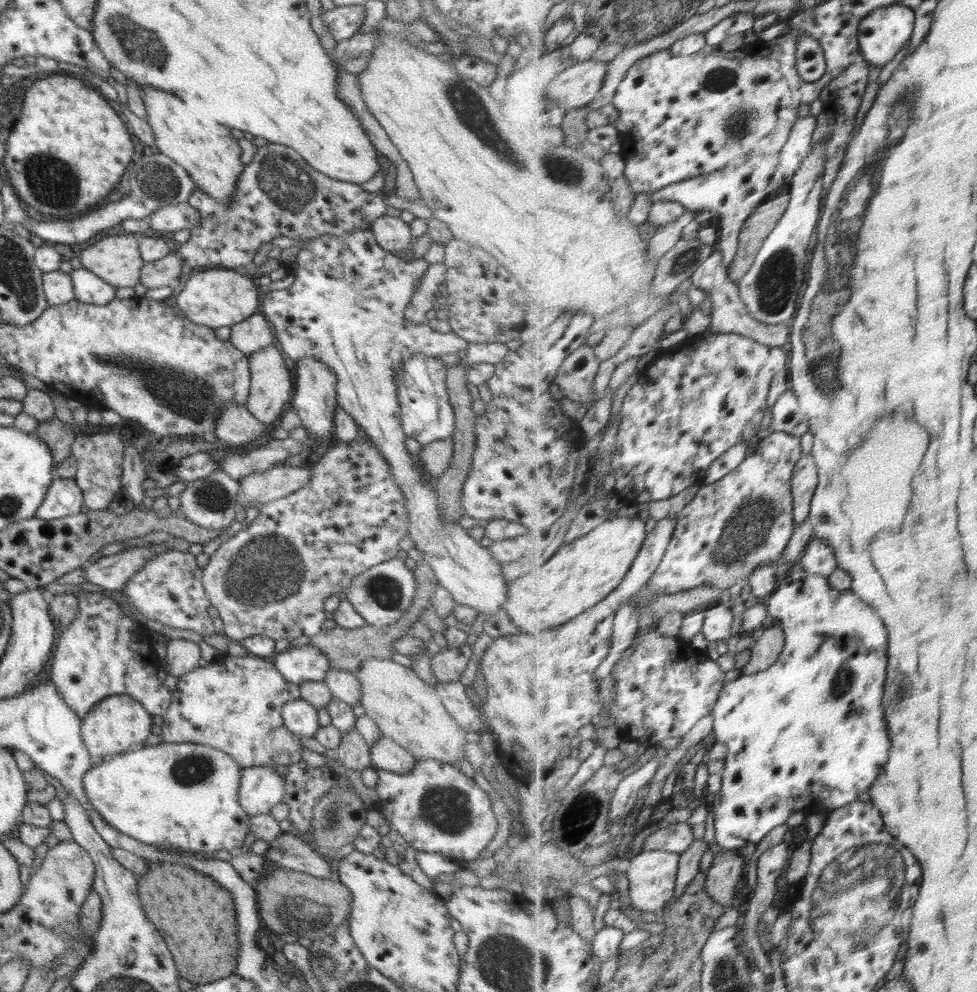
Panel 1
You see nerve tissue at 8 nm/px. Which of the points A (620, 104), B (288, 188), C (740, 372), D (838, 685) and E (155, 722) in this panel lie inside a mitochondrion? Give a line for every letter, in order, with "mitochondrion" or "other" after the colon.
A: other
B: mitochondrion
C: other
D: mitochondrion
E: other

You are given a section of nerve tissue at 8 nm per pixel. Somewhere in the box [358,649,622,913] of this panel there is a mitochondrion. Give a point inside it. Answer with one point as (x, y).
(448, 808)

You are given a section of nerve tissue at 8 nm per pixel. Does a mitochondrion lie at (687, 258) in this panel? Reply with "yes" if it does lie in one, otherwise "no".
yes

